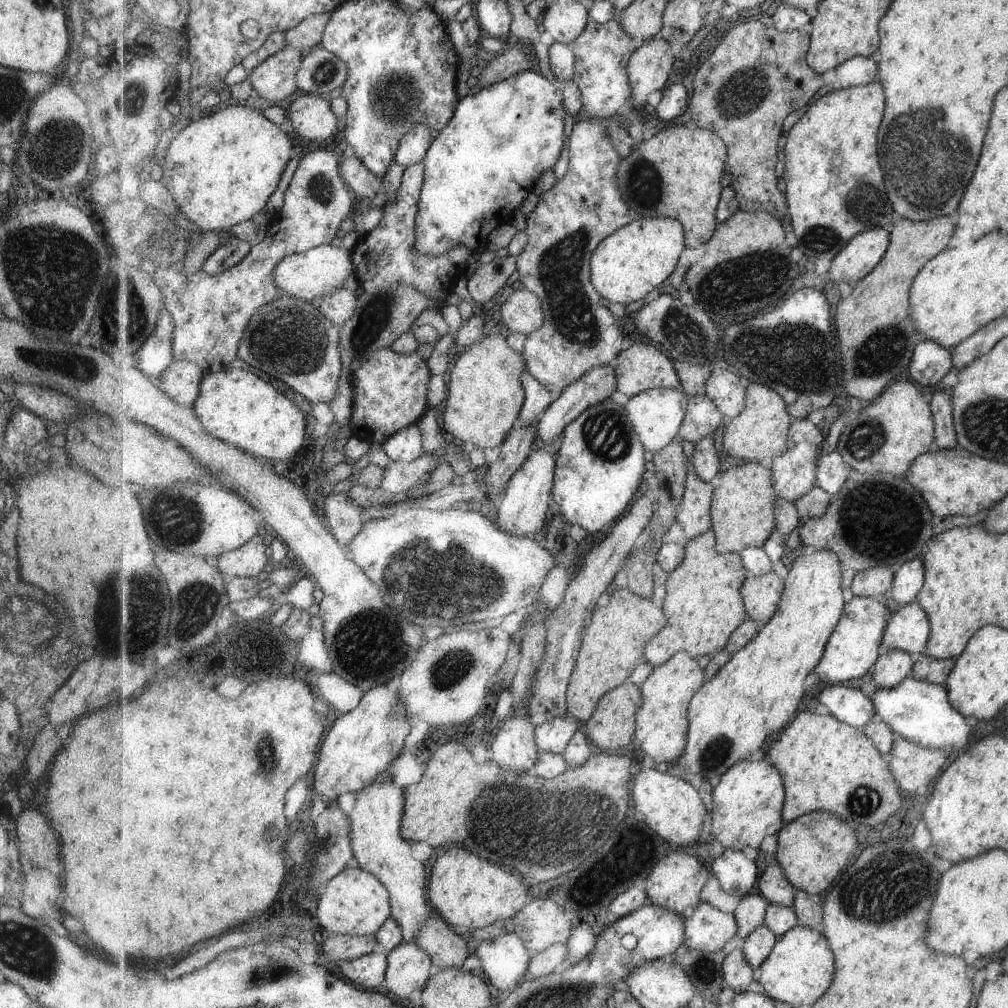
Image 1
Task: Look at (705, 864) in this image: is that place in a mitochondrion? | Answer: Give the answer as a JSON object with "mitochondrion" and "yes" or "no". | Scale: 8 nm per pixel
{"mitochondrion":"no"}

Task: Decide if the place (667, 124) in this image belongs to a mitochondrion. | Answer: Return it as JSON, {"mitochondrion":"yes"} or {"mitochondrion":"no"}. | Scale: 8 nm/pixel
{"mitochondrion":"no"}

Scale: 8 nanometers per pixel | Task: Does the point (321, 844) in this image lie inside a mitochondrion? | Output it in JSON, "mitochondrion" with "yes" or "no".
{"mitochondrion":"no"}

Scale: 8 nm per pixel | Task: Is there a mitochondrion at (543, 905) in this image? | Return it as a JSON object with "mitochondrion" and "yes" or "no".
{"mitochondrion":"no"}

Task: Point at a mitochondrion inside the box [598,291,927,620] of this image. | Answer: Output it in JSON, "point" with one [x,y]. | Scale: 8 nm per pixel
{"point":[876,518]}

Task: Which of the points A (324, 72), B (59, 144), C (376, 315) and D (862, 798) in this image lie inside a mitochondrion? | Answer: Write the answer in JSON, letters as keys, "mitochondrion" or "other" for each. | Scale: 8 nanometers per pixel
{"A":"mitochondrion","B":"mitochondrion","C":"mitochondrion","D":"mitochondrion"}

